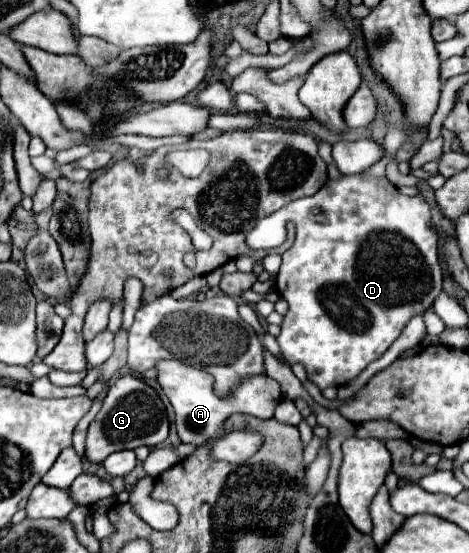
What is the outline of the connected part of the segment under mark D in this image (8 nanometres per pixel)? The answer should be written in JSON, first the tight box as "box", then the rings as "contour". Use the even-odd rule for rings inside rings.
{"box":[276,174,442,390],"contour":[[[352,174],[328,180],[318,194],[294,200],[286,210],[296,226],[296,240],[282,254],[282,266],[276,276],[276,290],[290,304],[278,344],[286,362],[300,362],[308,372],[308,380],[320,390],[344,386],[372,360],[380,358],[408,320],[428,310],[442,292],[442,266],[438,264],[436,234],[430,228],[430,206],[420,194],[400,194],[384,176]]]}

